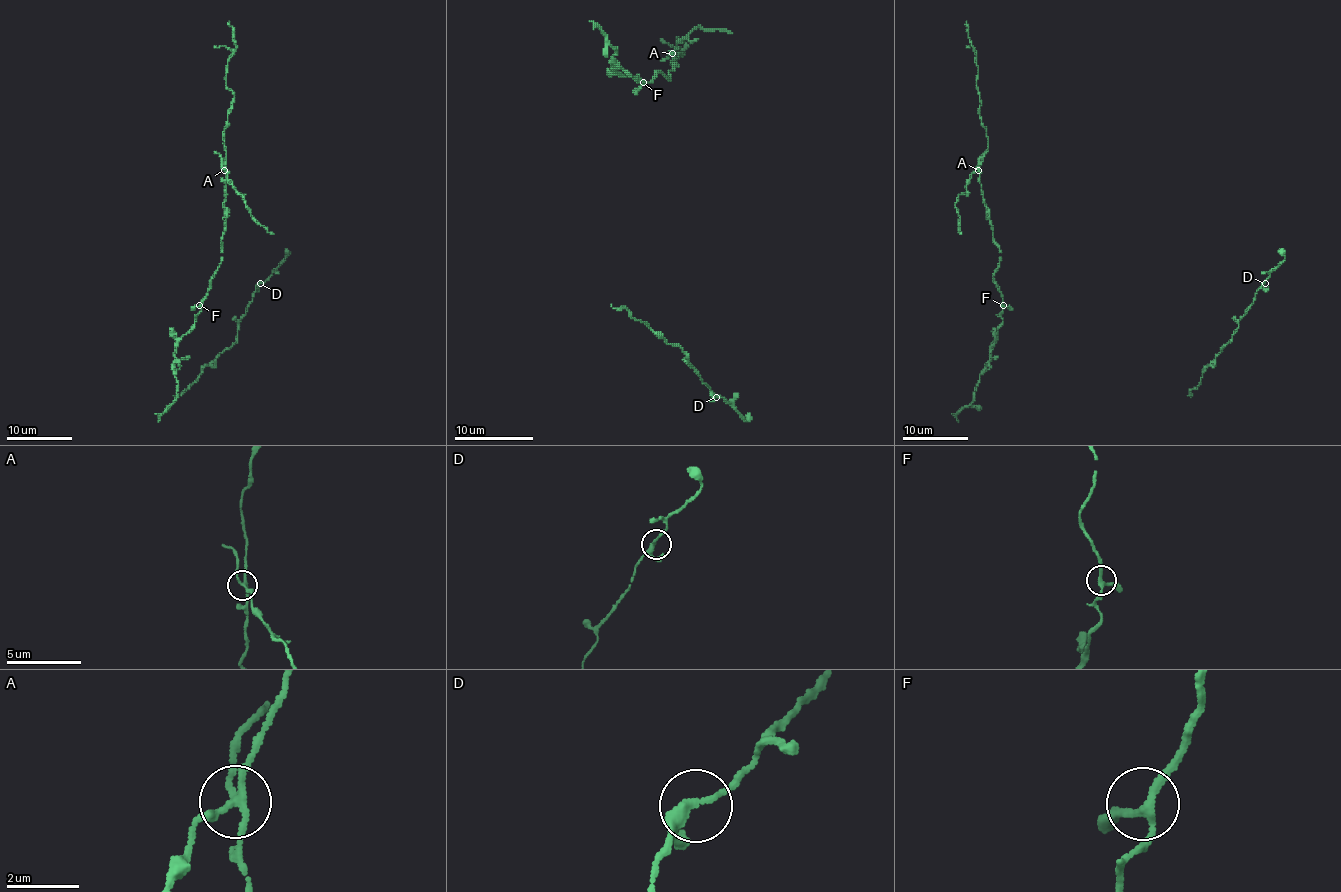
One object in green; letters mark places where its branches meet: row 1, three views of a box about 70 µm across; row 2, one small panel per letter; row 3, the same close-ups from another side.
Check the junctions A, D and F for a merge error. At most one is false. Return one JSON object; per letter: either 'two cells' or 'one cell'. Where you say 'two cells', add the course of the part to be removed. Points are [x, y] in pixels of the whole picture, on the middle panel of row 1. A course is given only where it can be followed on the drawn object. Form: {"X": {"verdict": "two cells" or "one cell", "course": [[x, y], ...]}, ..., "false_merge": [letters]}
{"A": {"verdict": "two cells", "course": [[672, 53], [698, 25], [708, 31], [724, 29], [732, 33]]}, "D": {"verdict": "one cell"}, "F": {"verdict": "one cell"}, "false_merge": ["A"]}

